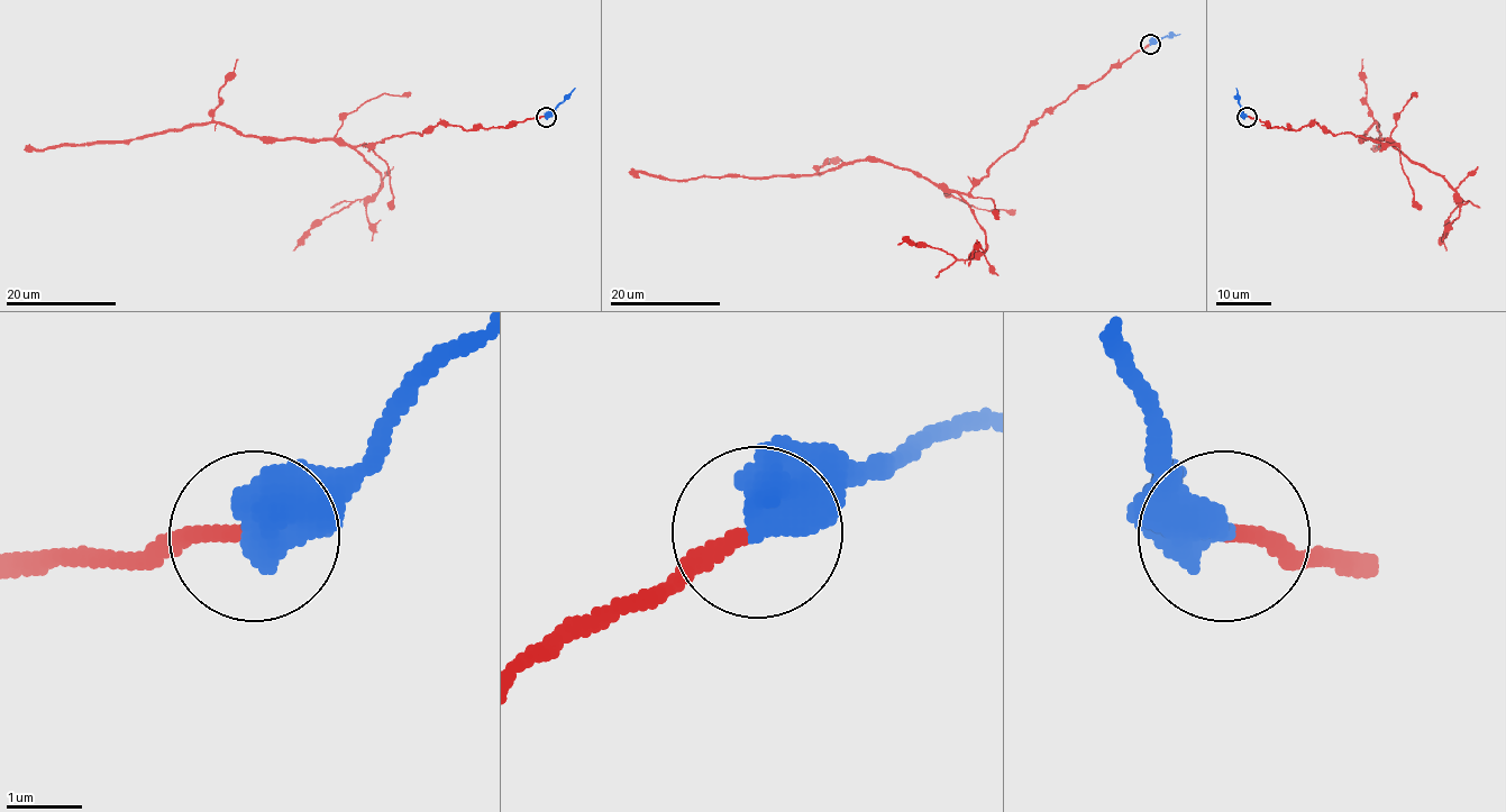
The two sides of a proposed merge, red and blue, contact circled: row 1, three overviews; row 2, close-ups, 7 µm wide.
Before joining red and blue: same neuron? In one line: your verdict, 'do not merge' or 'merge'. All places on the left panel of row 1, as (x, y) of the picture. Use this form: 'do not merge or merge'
merge

